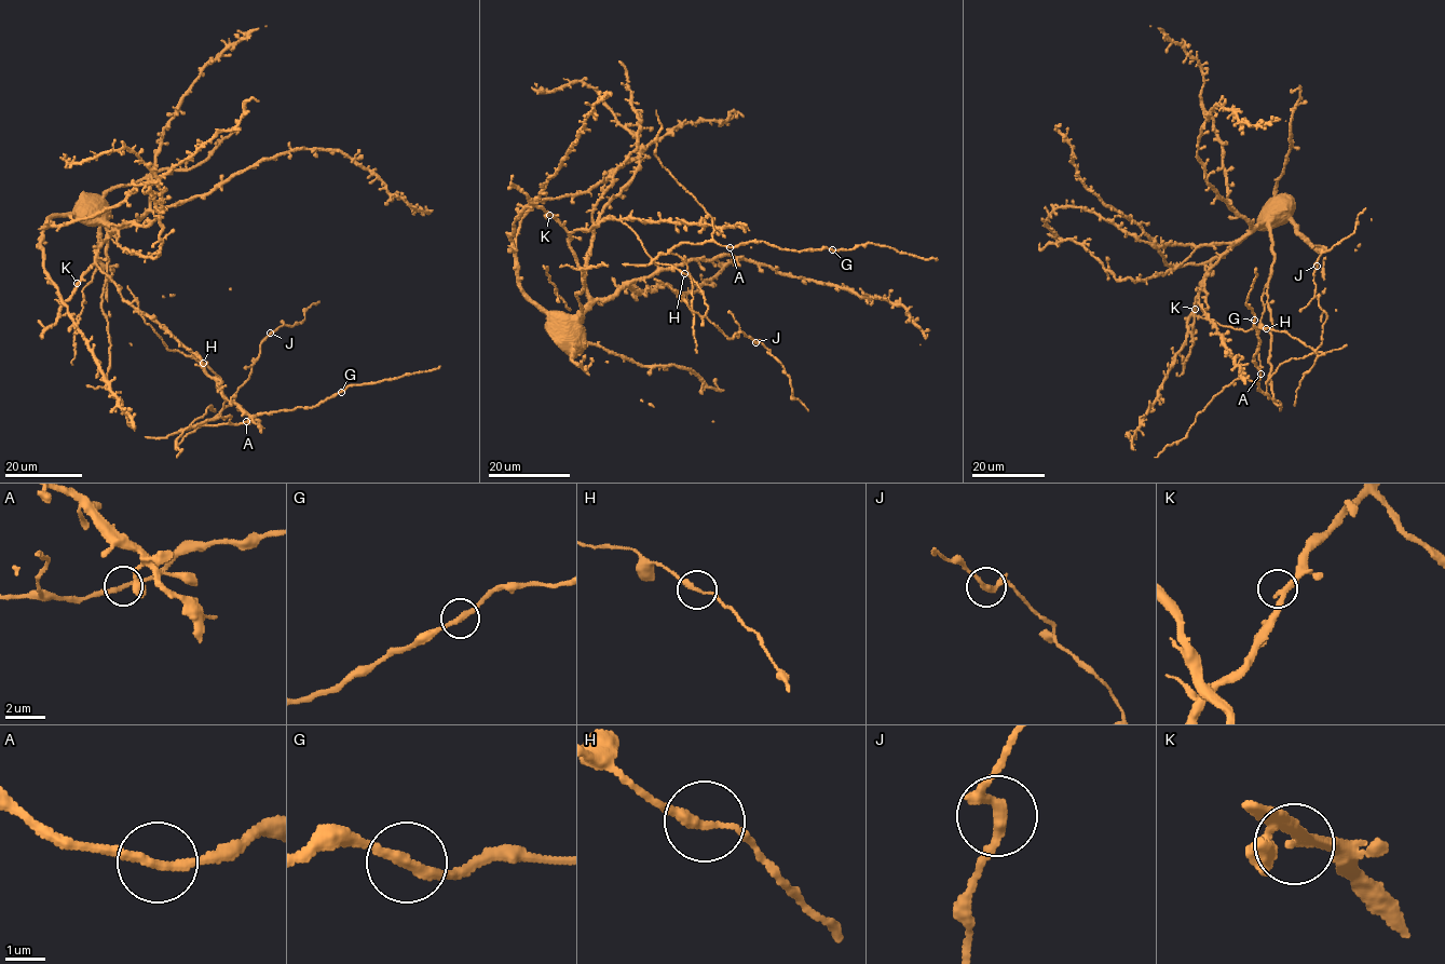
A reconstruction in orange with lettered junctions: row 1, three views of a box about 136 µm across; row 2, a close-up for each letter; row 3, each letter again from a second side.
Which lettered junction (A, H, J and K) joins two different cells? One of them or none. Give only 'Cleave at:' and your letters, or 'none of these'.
Cleave at: none of these

